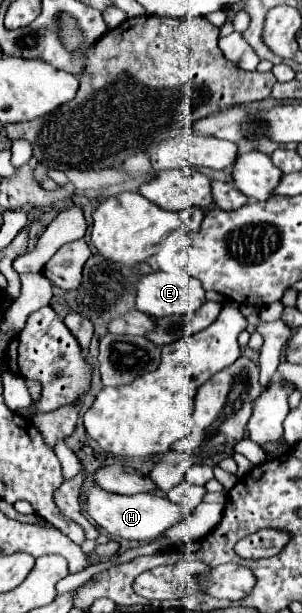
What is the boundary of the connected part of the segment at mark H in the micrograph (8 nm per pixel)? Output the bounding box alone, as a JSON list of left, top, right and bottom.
[87,487,193,543]

